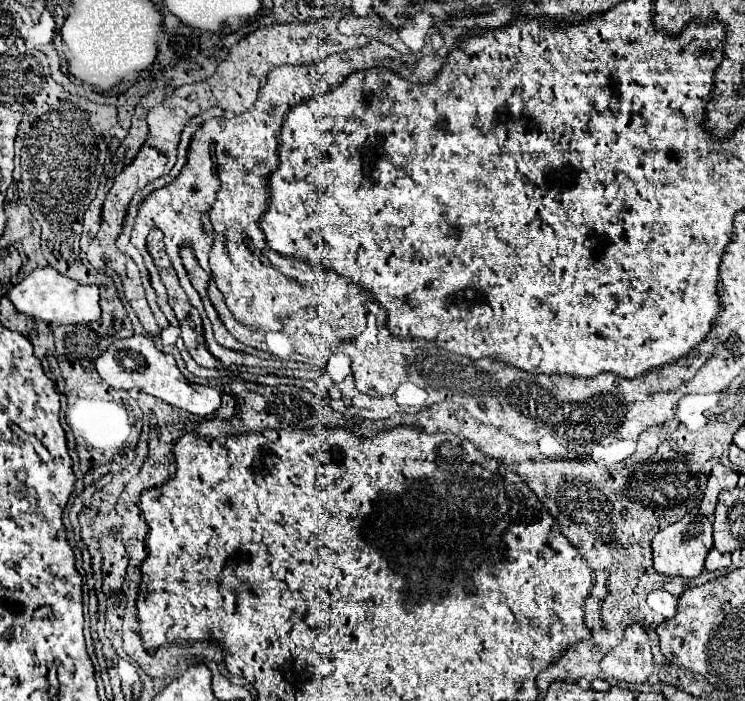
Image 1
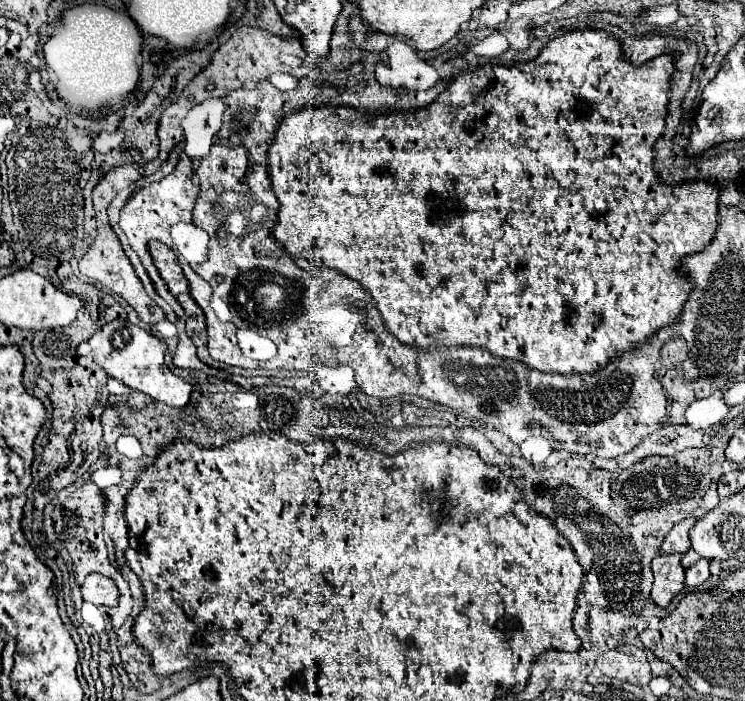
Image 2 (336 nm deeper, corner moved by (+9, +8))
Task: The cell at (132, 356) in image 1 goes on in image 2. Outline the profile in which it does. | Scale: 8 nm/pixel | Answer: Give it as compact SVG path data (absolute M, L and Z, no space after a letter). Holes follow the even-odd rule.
M128 321L106 323L86 343L78 345L78 353L82 357L86 357L86 355L92 357L92 361L98 363L108 373L108 377L114 377L114 379L122 381L124 385L138 389L138 391L150 395L152 399L166 403L170 407L184 407L190 401L190 393L194 391L194 387L190 383L176 377L166 367L166 363L164 363L166 343Z

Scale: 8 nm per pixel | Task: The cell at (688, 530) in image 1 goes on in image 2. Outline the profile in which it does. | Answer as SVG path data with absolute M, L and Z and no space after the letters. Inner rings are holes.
M660 553L660 557L652 559L652 571L654 571L654 587L650 591L650 597L658 607L668 607L672 597L680 593L684 585L684 567L680 563L680 553Z

